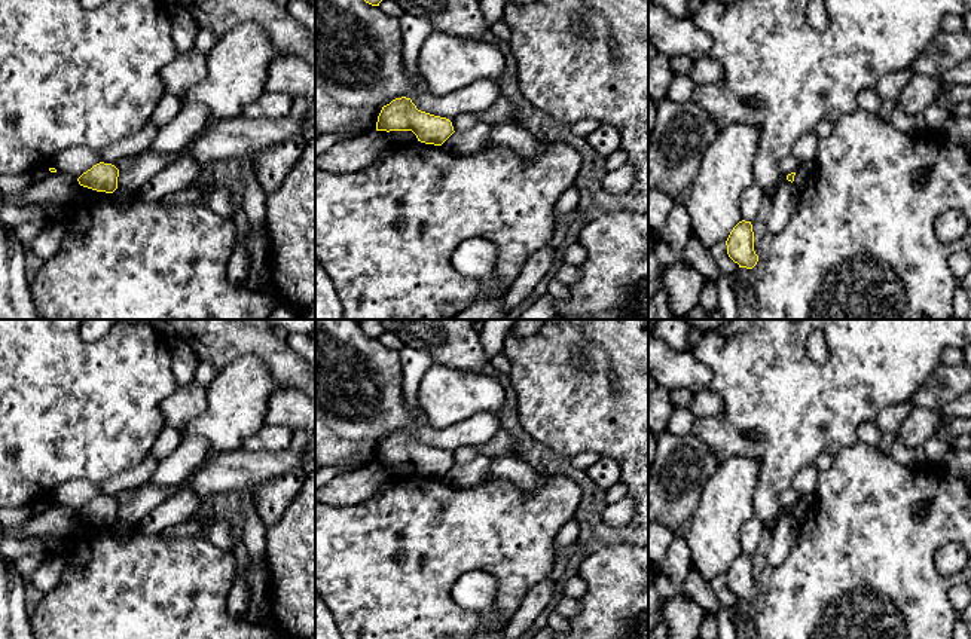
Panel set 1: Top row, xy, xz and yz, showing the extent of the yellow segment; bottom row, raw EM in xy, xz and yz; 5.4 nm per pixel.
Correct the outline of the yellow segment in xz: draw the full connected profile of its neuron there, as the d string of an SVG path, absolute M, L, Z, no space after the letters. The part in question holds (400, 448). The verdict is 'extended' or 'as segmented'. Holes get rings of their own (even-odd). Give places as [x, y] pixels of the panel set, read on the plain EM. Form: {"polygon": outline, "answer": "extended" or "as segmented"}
{"polygon": "M406 429L382 440L376 464L412 464L418 474L434 479L442 479L455 465L449 452L418 443Z", "answer": "as segmented"}

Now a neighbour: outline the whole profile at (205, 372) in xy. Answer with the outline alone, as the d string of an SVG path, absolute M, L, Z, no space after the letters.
M199 361L195 369L193 382L207 388L216 379L217 374L219 374L219 369L216 366L207 361Z

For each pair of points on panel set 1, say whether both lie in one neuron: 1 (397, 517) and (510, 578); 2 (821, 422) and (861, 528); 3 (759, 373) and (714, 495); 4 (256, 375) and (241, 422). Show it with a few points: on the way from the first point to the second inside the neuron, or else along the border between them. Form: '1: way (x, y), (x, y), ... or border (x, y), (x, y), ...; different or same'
1: way (426, 532), (464, 532), (482, 550); same
2: border (858, 442), (834, 456); different
3: border (718, 464), (751, 456), (759, 476); different
4: way (244, 387), (241, 390), (241, 410); same

